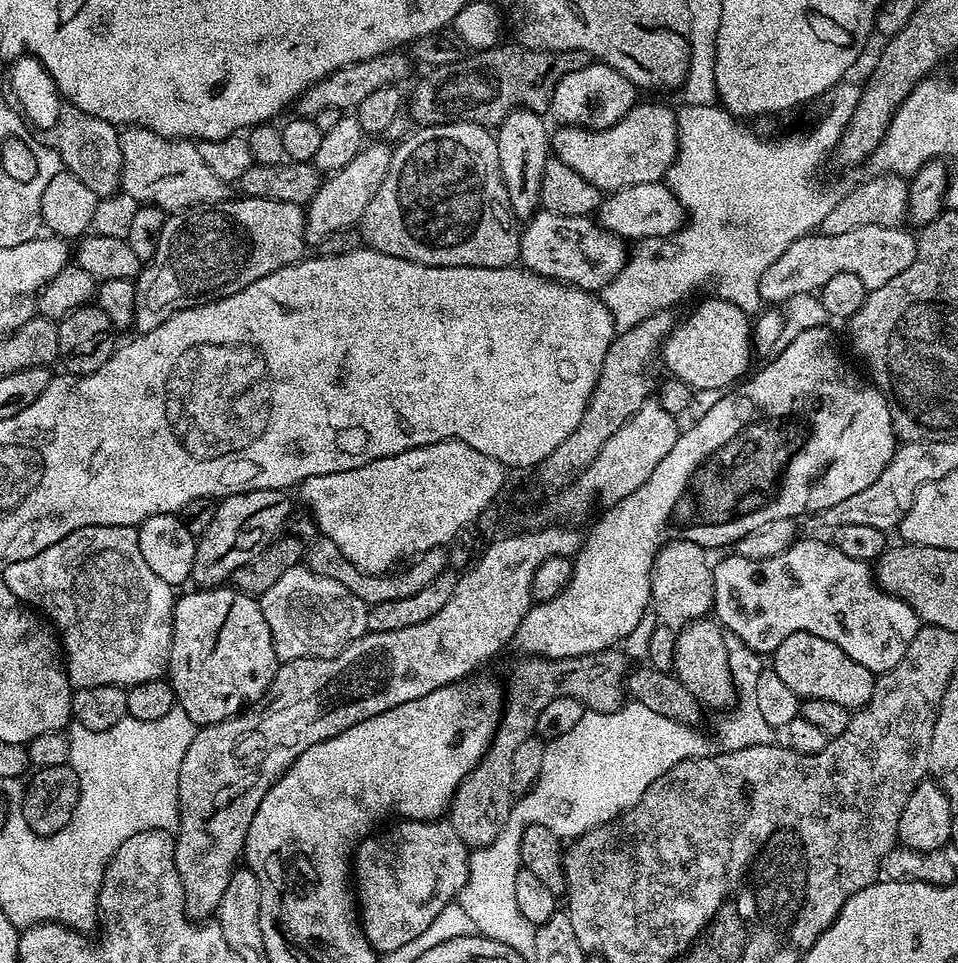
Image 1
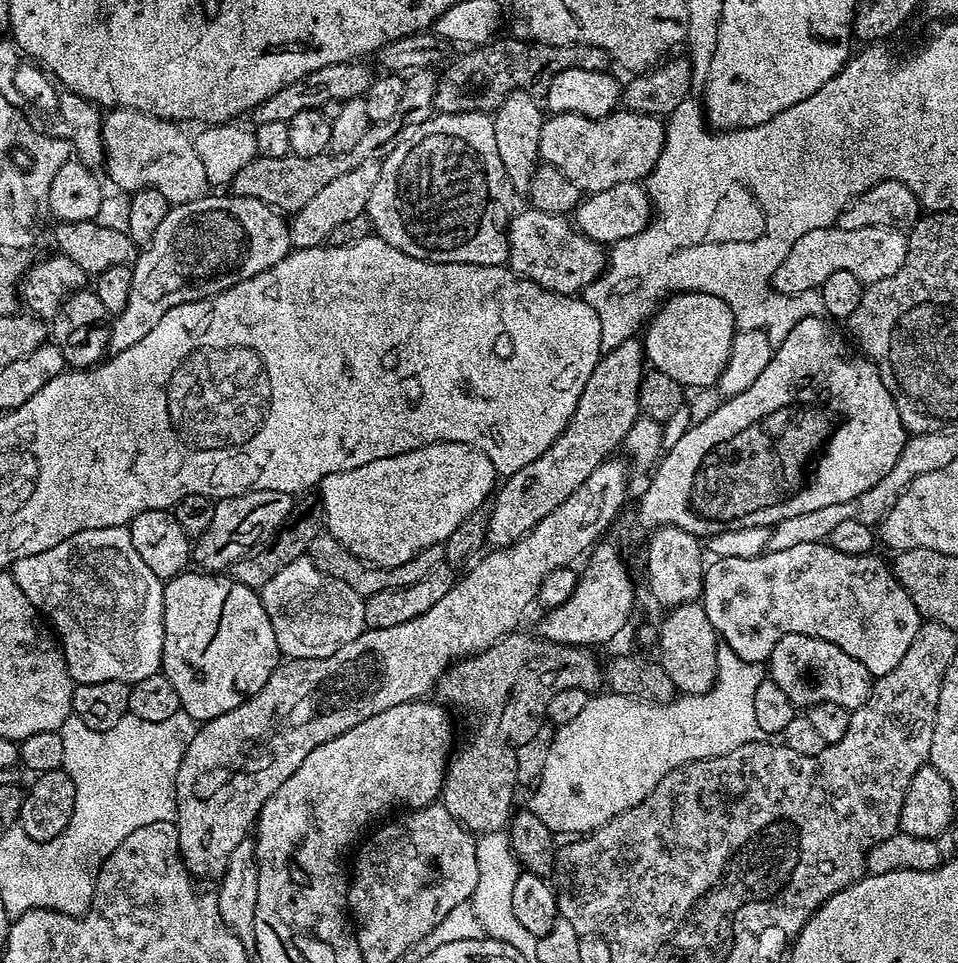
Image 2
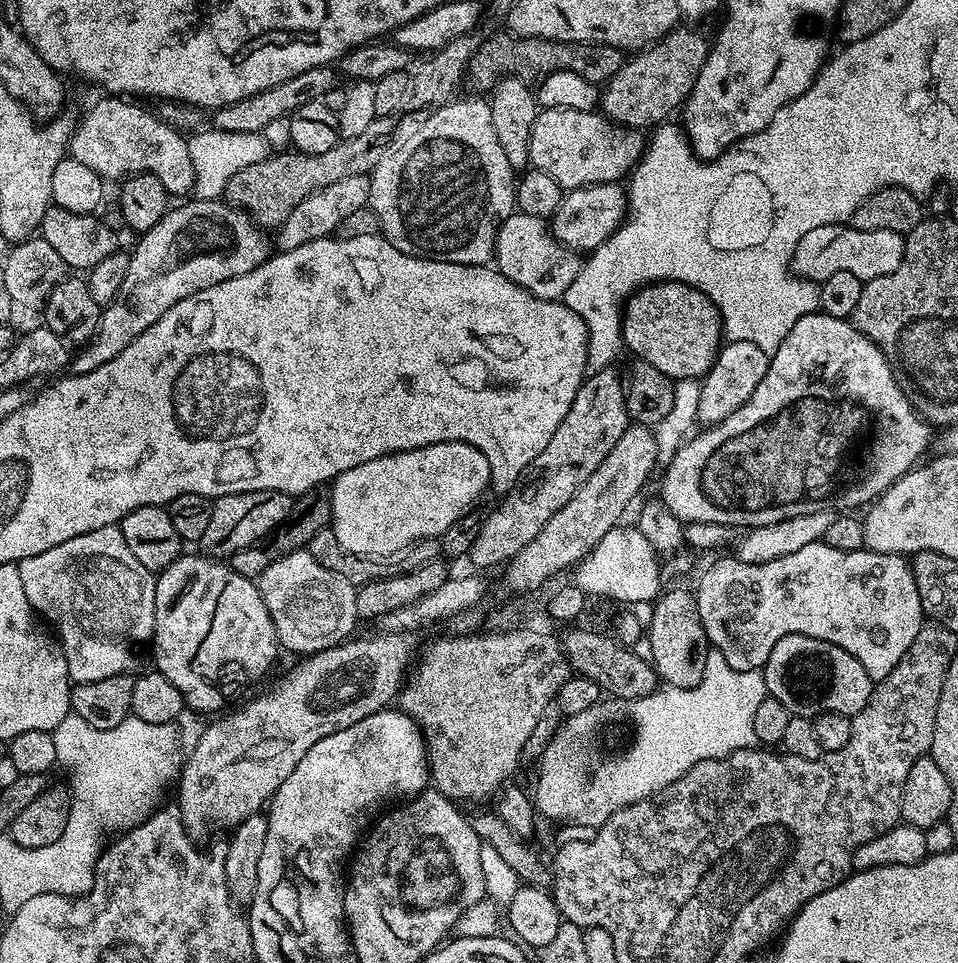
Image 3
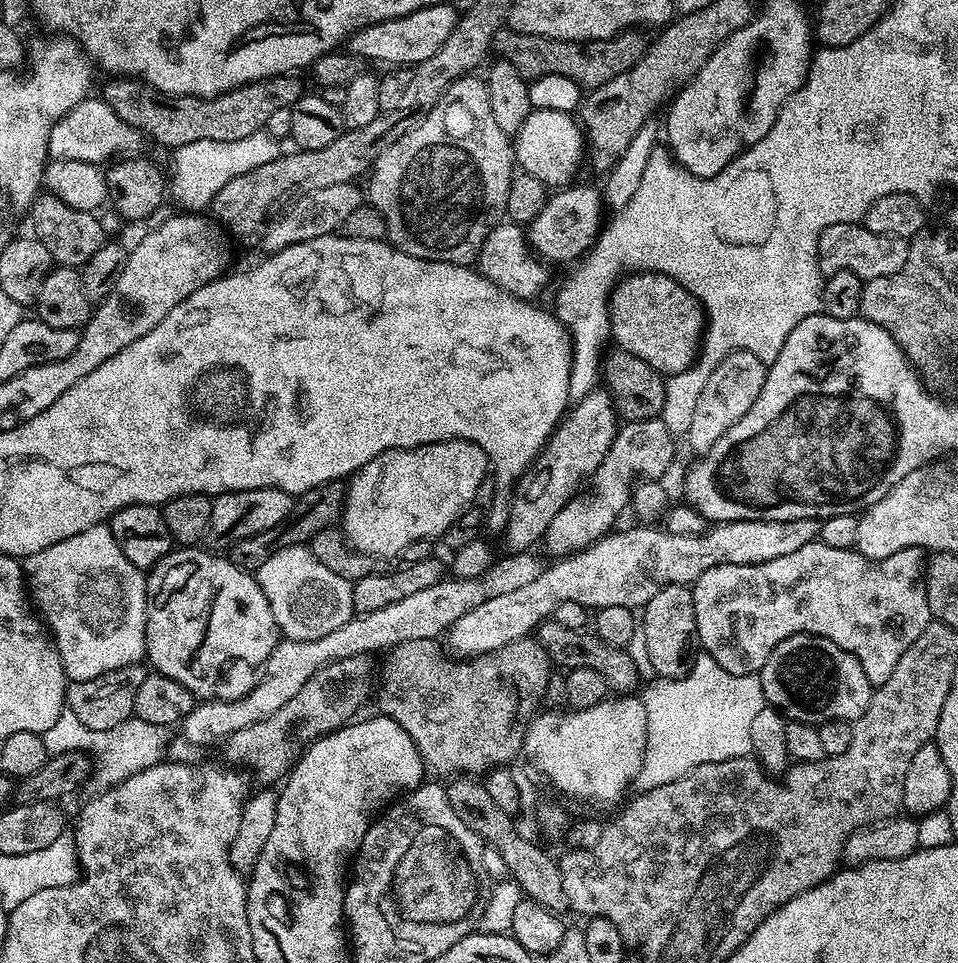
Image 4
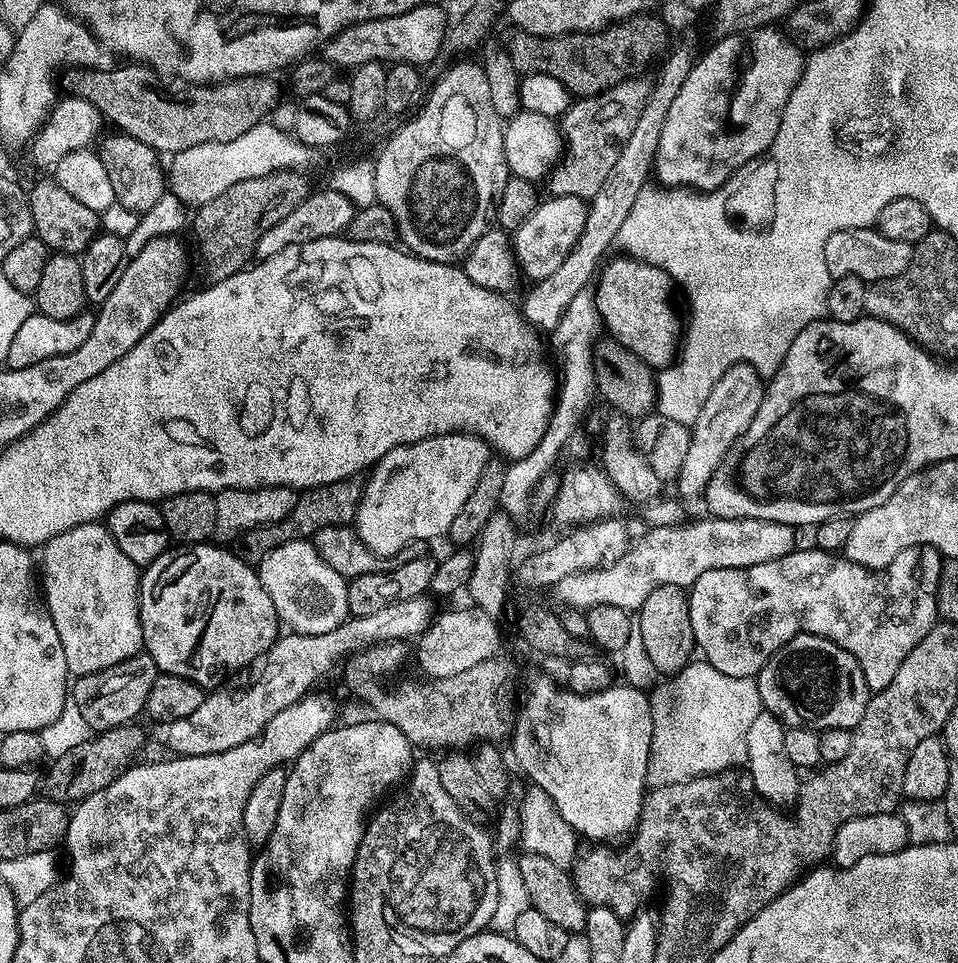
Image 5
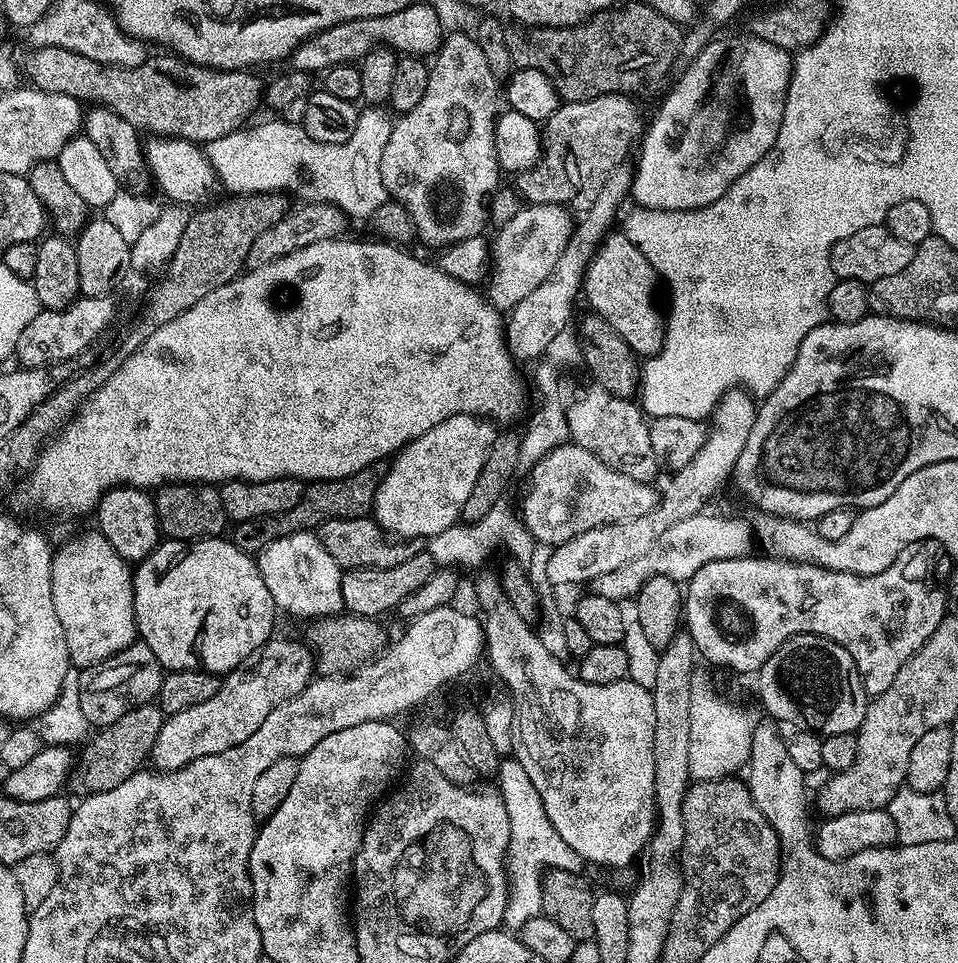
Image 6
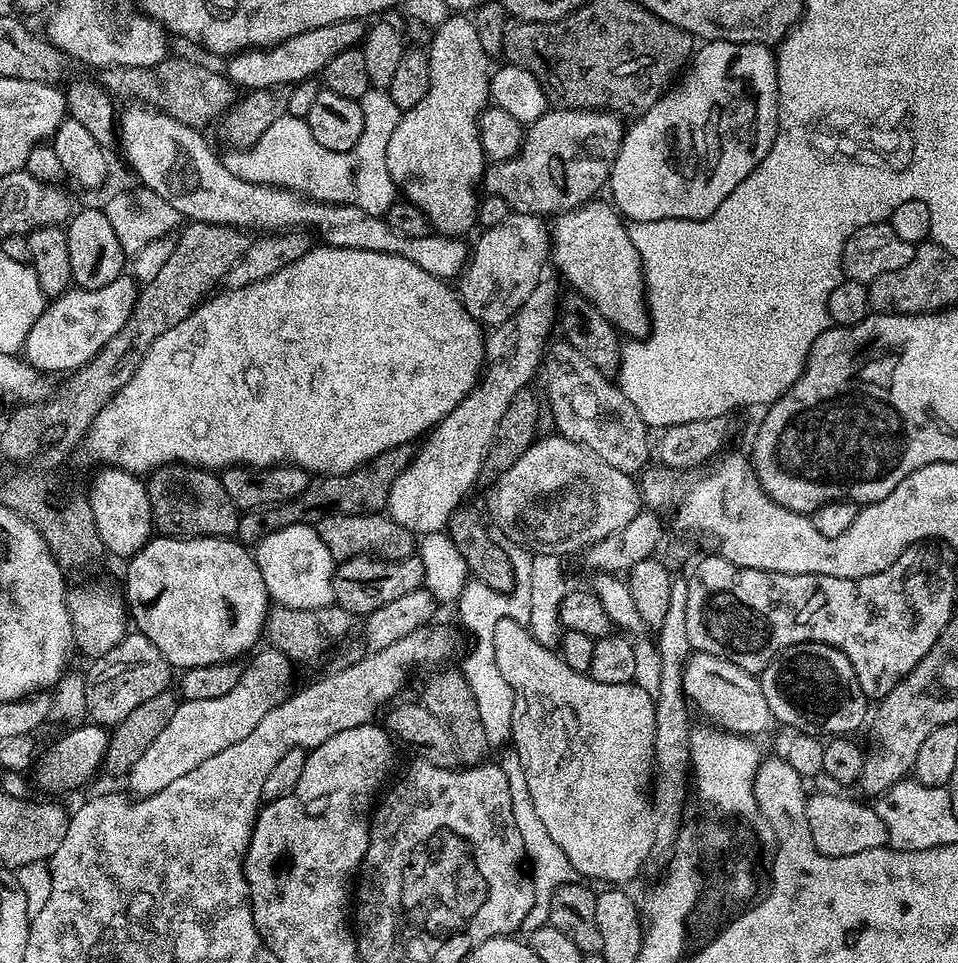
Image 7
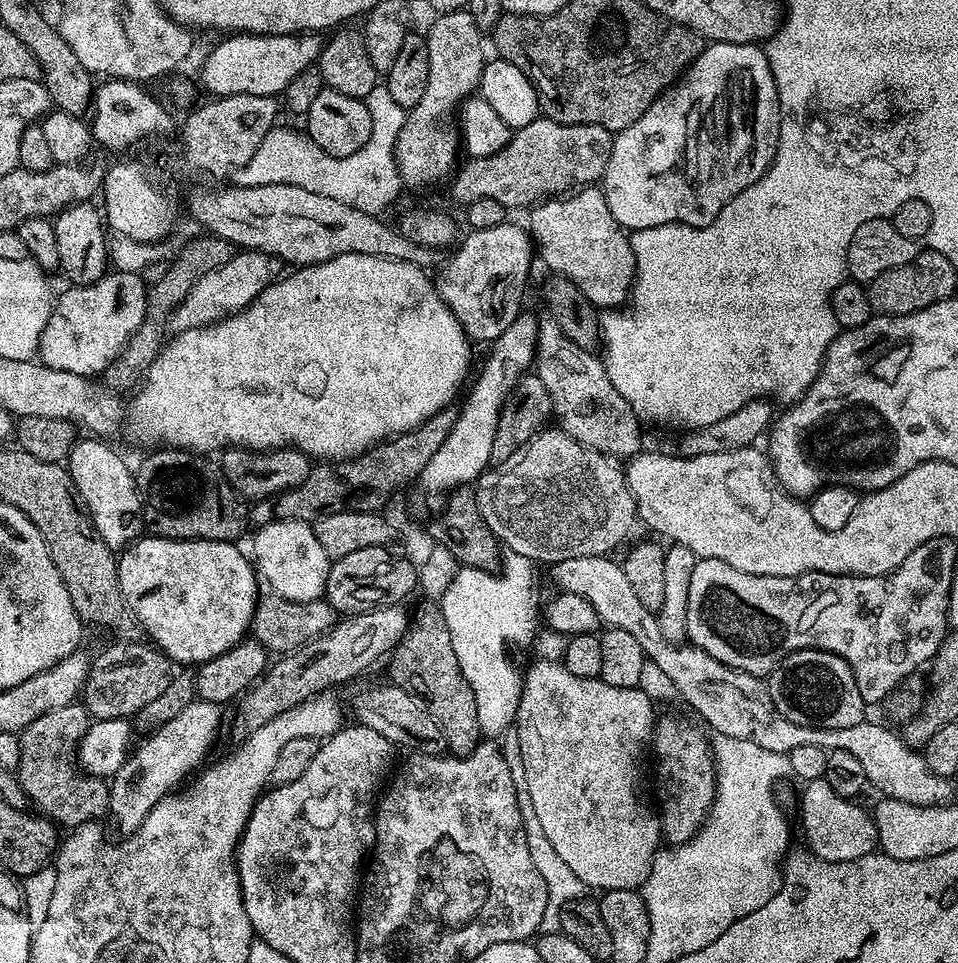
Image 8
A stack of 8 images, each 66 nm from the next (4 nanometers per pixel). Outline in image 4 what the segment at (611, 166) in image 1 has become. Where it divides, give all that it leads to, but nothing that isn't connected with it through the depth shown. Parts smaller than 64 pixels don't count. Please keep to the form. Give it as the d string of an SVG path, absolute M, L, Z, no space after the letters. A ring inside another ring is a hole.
M533 108L519 132L515 133L514 160L519 171L534 174L534 178L548 185L549 189L560 190L571 185L580 163L586 160L586 137L579 119L571 112Z

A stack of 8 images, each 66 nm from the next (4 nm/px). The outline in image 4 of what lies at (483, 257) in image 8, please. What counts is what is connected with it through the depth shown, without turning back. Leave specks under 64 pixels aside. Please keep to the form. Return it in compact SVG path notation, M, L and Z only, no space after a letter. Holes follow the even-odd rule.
M568 186L549 195L542 214L538 214L538 218L534 218L526 228L528 243L531 244L533 252L541 260L553 265L564 264L567 260L579 261L596 243L605 219L606 205L601 193L597 189L595 192L592 188L576 187Z

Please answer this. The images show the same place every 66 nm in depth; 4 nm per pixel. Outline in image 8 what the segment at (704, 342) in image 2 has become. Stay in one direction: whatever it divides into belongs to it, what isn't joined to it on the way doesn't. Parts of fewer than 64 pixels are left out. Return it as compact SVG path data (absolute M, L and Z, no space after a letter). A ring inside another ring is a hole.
M584 186L563 198L549 198L535 205L530 215L534 248L539 259L540 256L544 259L549 273L570 278L570 282L574 282L574 286L578 286L578 290L582 290L584 297L598 310L619 309L629 299L636 278L632 242L629 233L620 227L614 214L610 214L610 206L606 206L606 198L599 187Z

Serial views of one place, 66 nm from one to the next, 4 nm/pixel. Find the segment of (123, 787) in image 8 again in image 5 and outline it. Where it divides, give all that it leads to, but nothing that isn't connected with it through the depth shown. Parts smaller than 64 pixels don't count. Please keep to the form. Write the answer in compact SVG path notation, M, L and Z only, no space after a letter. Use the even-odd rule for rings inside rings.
M427 595L406 598L374 614L352 616L343 620L334 630L326 630L326 634L289 631L277 635L276 641L255 665L256 677L245 688L221 687L209 691L194 714L167 725L168 744L173 748L171 751L182 756L218 754L254 739L268 725L270 718L274 718L274 714L282 714L286 706L294 706L294 702L309 695L336 662L338 664L353 652L362 652L372 644L390 640L408 642L411 636L412 639L420 637L434 619L432 604L428 599Z

